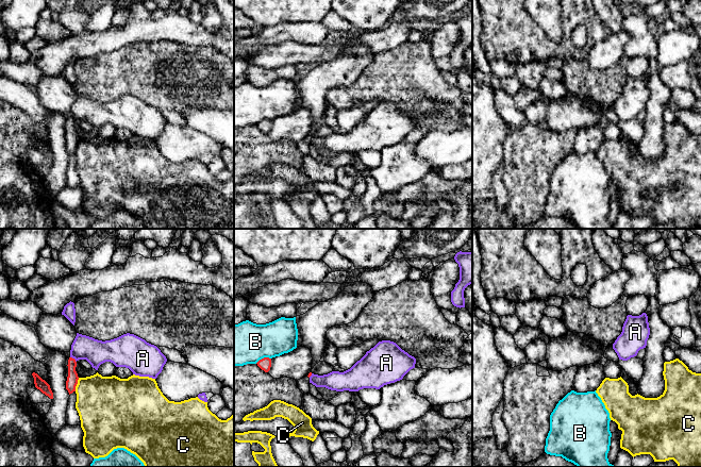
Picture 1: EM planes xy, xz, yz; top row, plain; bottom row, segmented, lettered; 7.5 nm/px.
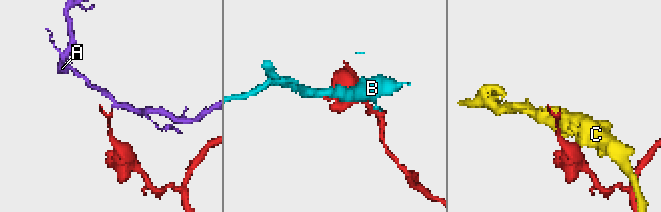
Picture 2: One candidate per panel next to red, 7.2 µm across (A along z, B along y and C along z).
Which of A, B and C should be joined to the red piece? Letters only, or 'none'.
none

